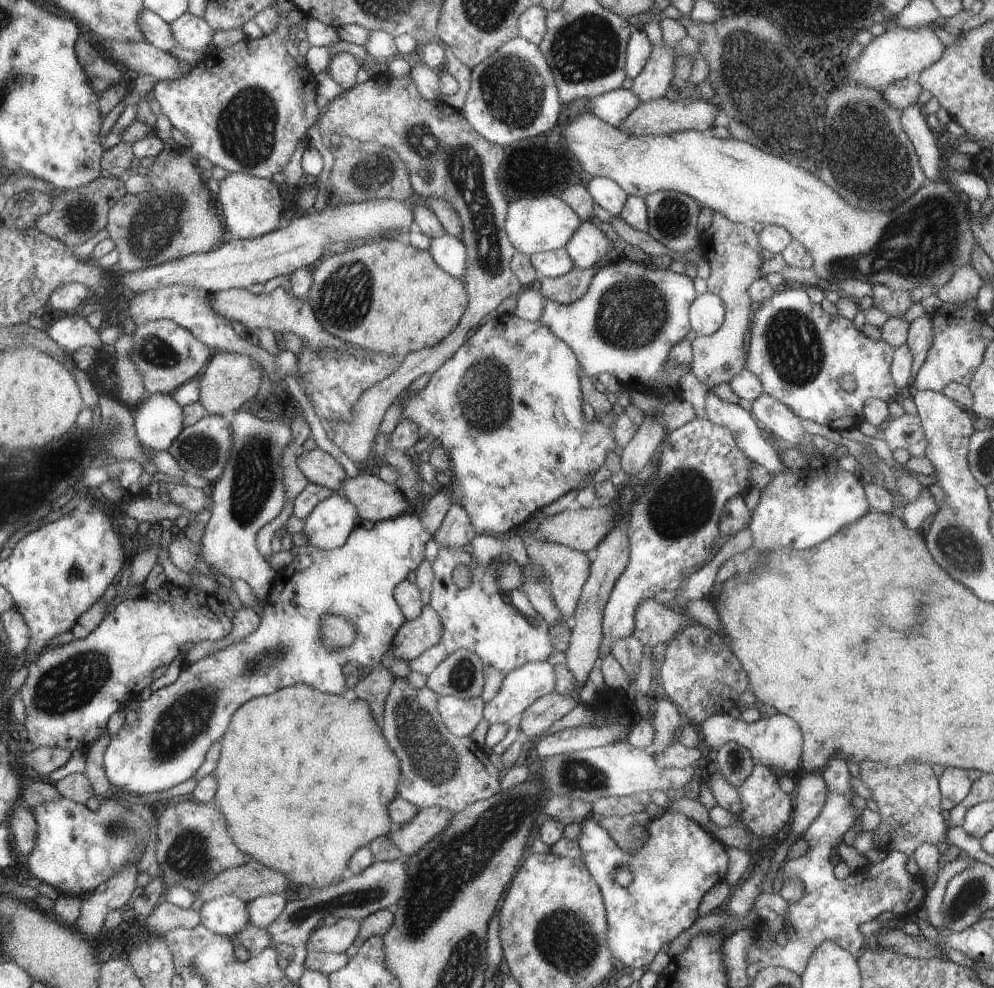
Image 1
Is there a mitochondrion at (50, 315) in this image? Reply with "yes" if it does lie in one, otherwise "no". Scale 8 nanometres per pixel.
no

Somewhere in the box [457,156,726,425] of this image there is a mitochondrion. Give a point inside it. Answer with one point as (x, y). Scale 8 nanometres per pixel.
(631, 313)

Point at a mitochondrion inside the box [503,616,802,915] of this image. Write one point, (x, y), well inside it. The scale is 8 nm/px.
(588, 776)

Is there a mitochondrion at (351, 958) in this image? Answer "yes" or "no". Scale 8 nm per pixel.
no

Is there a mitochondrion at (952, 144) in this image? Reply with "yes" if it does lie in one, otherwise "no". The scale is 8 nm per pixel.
no

